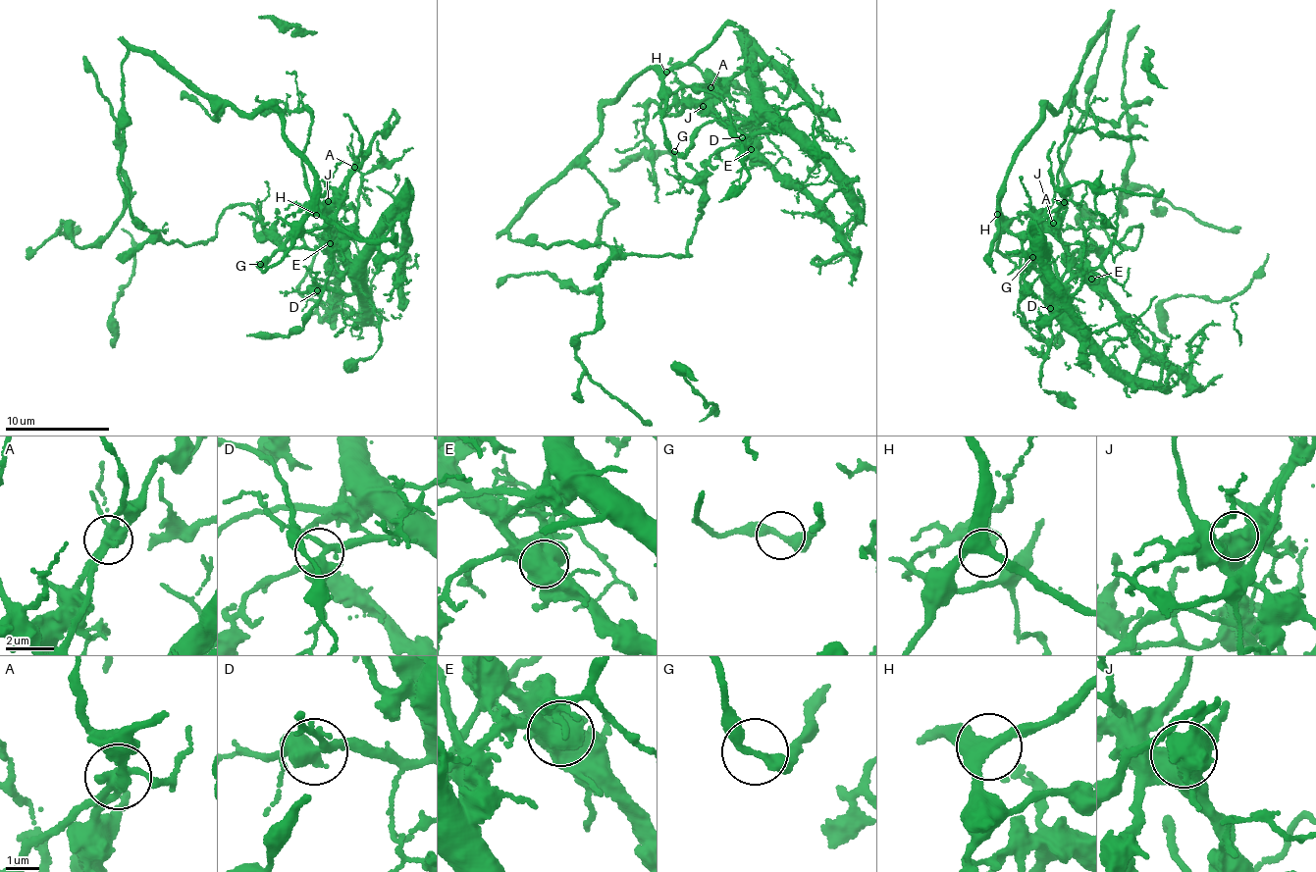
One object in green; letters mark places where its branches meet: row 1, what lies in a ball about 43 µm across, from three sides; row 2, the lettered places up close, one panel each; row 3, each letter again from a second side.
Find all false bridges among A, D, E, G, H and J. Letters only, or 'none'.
A, E, G

